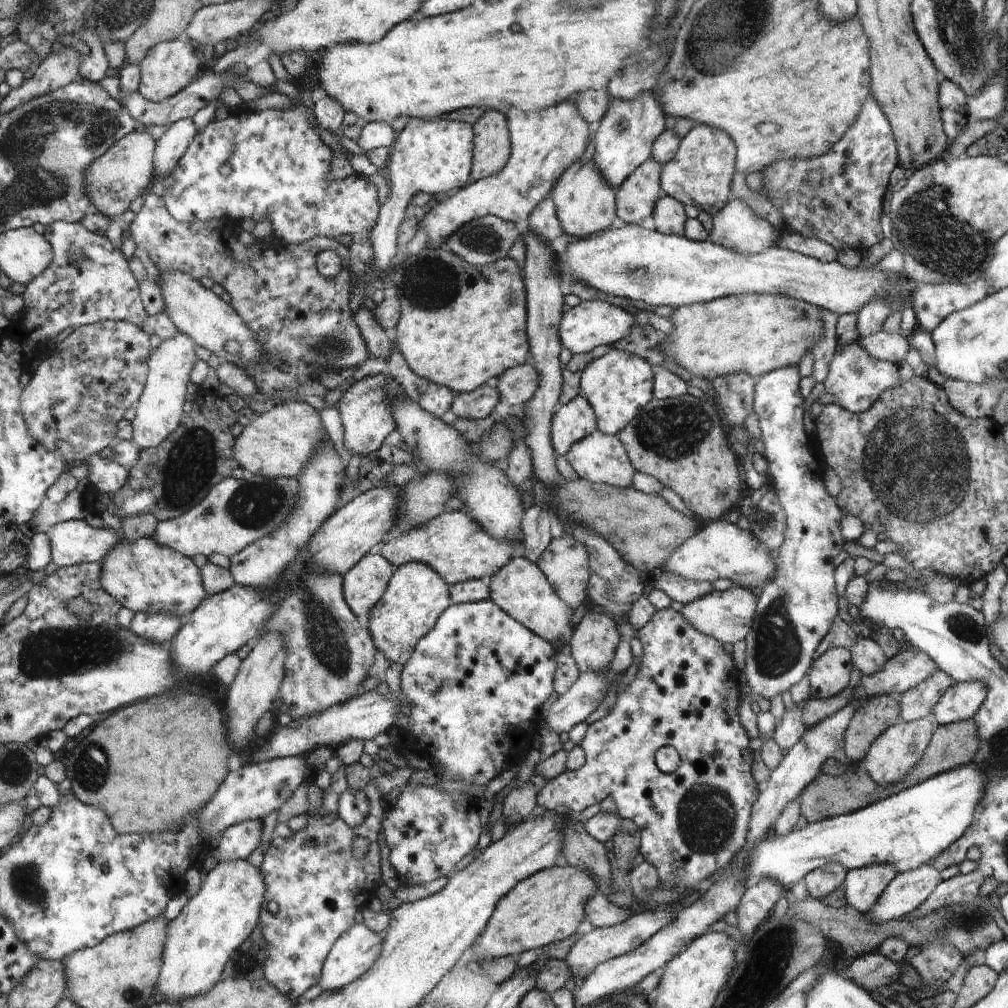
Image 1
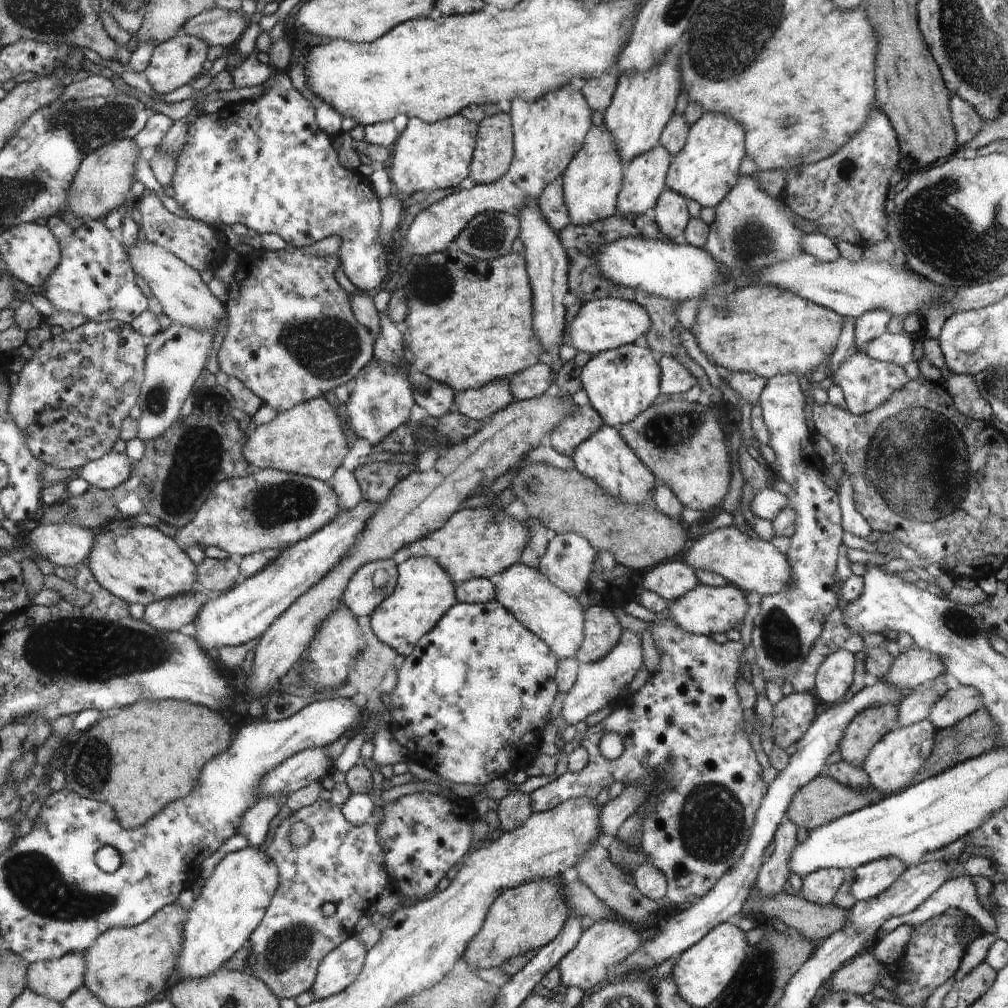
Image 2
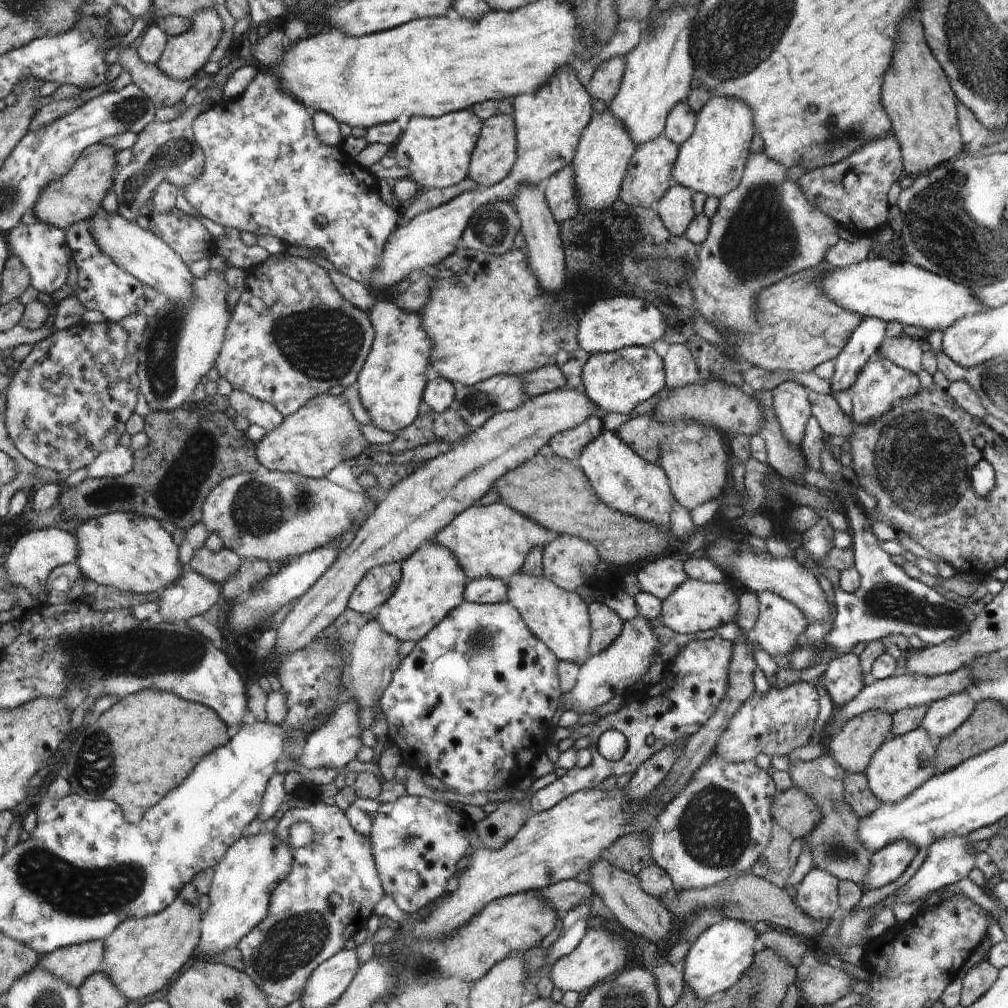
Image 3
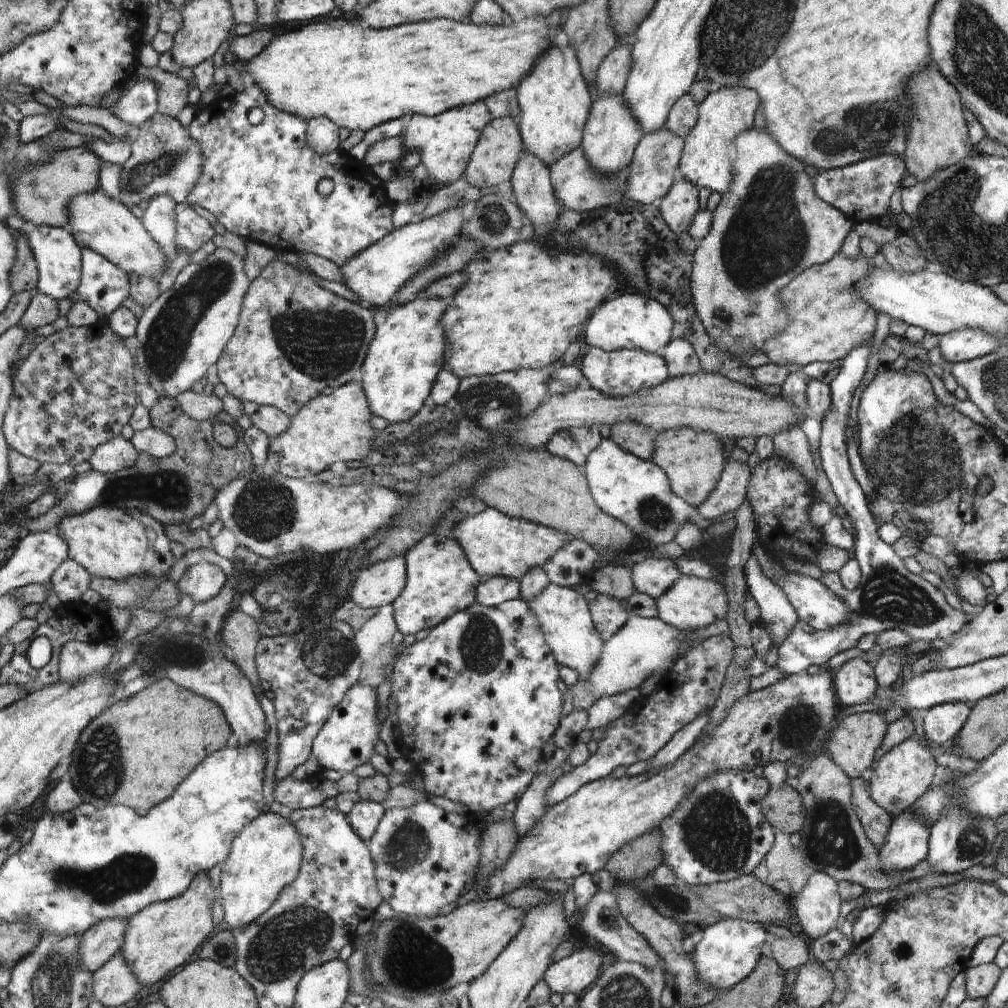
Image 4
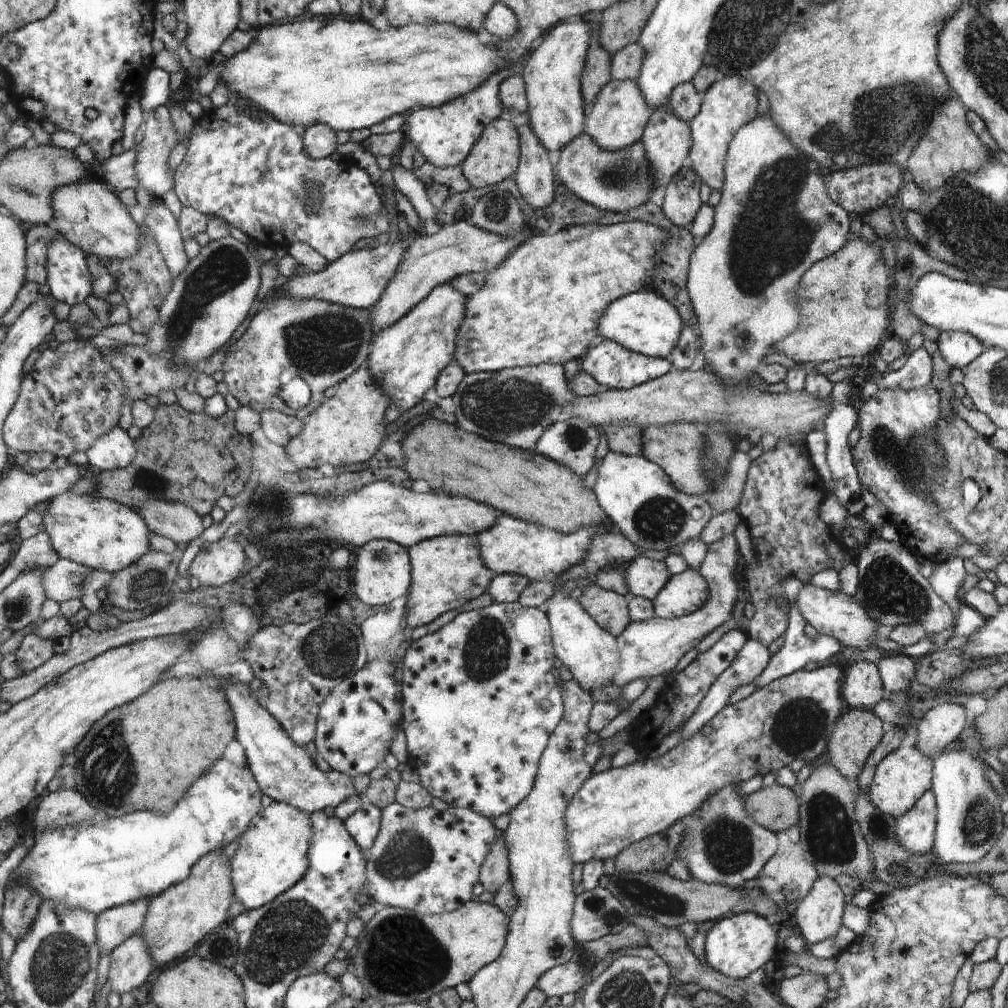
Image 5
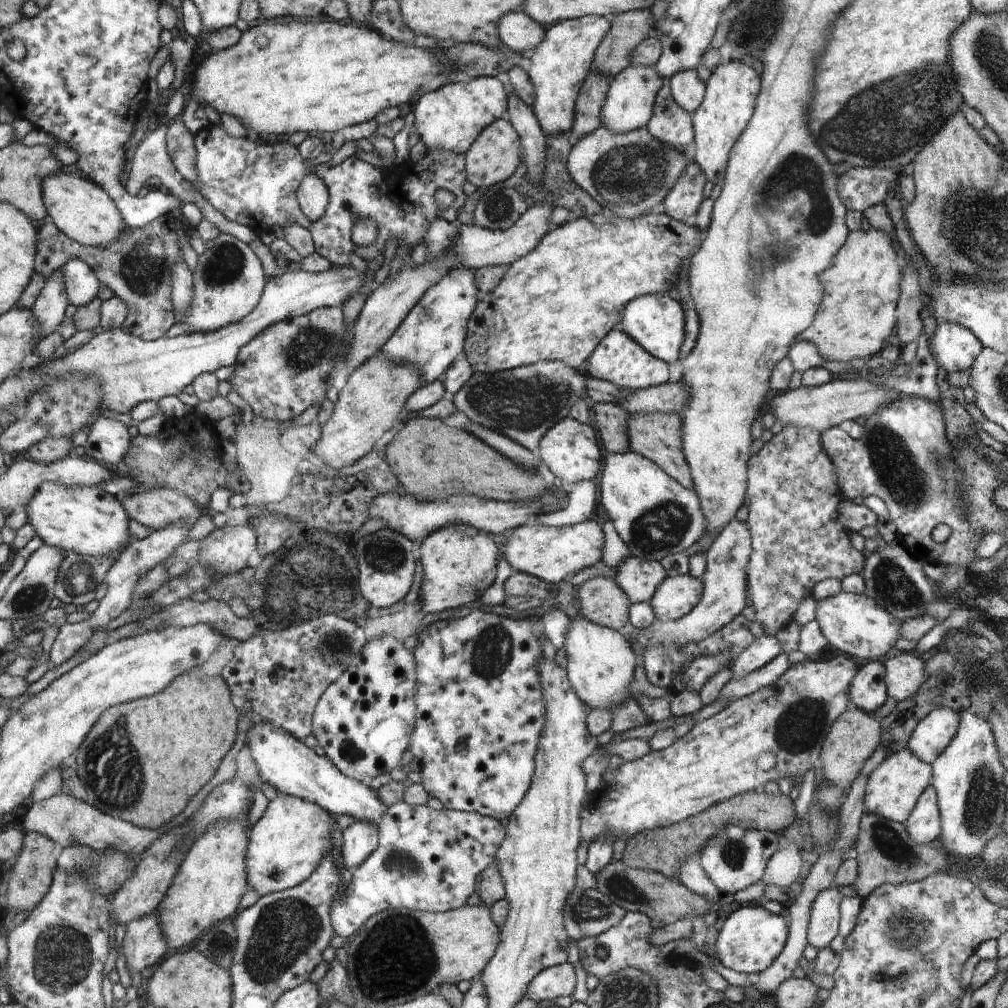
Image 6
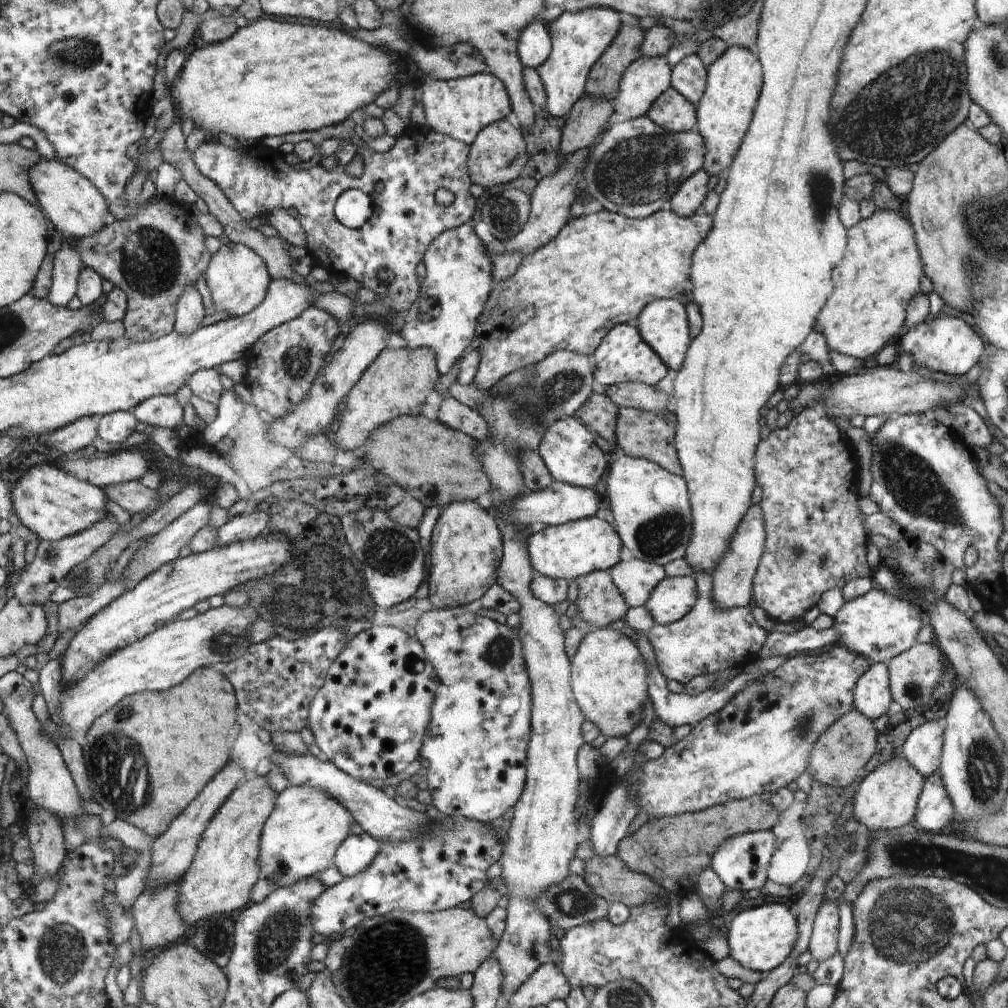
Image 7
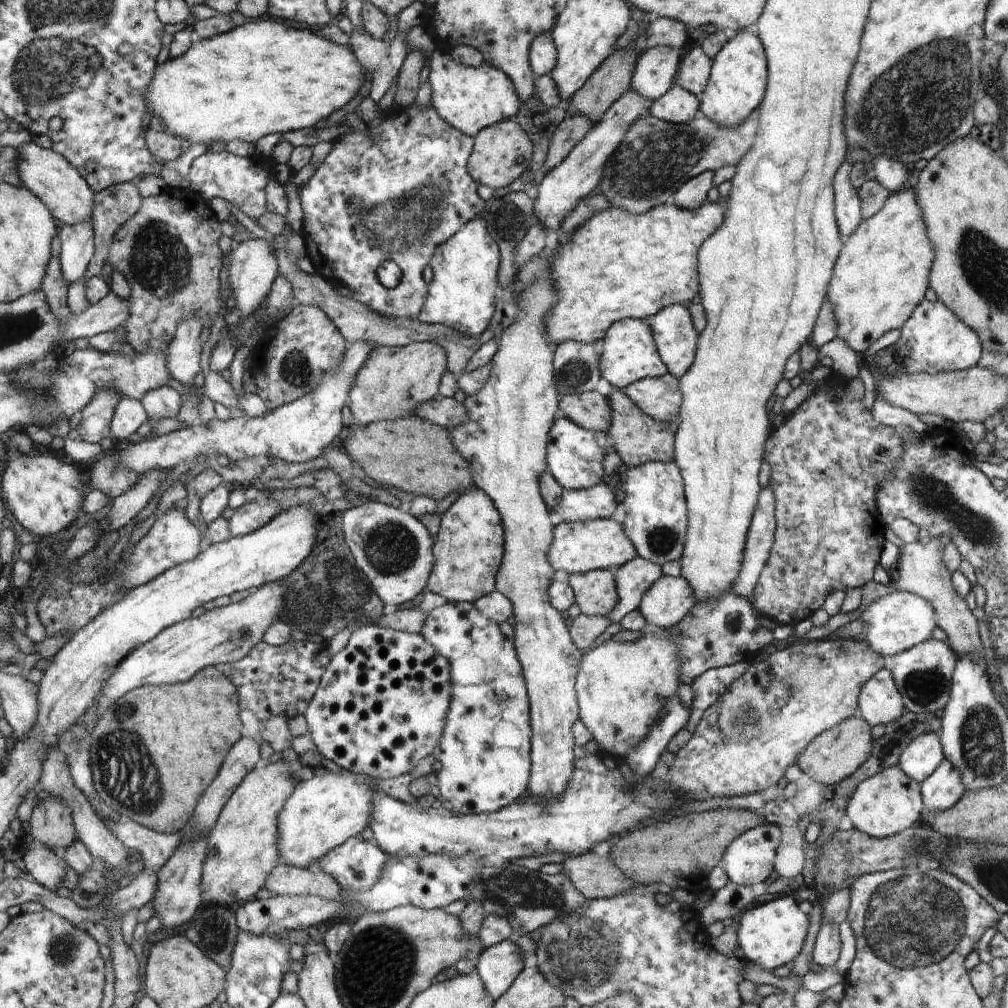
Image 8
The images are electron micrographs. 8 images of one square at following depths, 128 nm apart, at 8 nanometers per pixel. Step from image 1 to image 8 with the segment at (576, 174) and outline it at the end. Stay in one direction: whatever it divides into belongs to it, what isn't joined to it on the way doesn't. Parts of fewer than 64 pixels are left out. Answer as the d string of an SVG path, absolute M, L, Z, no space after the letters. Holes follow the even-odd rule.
M656 46L645 49L637 60L631 89L647 101L656 101L670 91L682 49Z

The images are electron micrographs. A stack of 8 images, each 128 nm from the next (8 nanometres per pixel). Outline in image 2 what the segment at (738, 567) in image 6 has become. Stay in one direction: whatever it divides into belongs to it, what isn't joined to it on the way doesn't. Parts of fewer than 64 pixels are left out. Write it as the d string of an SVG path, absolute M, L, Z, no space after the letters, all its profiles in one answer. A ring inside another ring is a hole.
M625 630L622 633L621 641L604 657L597 661L579 663L578 674L574 686L567 692L568 696L564 698L562 711L556 717L554 724L559 727L563 722L568 725L575 725L578 720L584 720L586 716L602 710L604 706L620 694L624 686L632 682L636 672L642 666L642 646L640 646L640 636L636 631Z

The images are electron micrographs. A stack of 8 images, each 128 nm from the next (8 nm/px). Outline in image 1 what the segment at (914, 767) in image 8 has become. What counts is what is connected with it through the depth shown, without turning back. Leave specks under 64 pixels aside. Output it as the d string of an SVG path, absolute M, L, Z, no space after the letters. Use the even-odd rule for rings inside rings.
M958 679L955 686L942 694L928 717L935 726L968 720L978 712L987 693L987 686L983 682Z

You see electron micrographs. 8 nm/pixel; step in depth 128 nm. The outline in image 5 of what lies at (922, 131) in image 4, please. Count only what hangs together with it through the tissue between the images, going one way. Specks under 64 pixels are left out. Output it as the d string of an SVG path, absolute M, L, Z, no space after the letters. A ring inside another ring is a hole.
M954 95L954 98L948 100L950 102L946 102L946 106L942 106L942 110L938 110L938 114L932 118L931 125L916 148L918 154L914 154L910 164L906 164L916 186L925 193L933 193L957 175L975 173L988 165L988 150L984 148L985 144L979 136L974 134L975 130L970 123L966 122L967 112L958 102L958 96Z

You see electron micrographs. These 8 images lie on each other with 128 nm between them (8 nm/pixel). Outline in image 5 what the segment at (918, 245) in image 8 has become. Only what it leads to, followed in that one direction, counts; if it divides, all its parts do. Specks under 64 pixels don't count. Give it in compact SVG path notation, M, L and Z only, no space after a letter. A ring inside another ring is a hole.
M861 237L846 241L844 248L829 257L818 261L804 274L801 294L803 320L796 332L780 341L778 352L790 357L796 363L823 363L840 357L853 357L860 360L866 354L874 352L882 342L886 332L890 312L888 312L888 286L890 286L890 270L886 268L878 242L869 243Z

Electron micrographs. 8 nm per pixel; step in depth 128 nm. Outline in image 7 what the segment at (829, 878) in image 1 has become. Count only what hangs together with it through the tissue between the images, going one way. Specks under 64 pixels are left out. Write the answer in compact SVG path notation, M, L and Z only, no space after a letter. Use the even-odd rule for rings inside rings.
M823 902L813 921L813 931L809 939L809 952L813 960L825 961L838 953L839 930L838 902Z

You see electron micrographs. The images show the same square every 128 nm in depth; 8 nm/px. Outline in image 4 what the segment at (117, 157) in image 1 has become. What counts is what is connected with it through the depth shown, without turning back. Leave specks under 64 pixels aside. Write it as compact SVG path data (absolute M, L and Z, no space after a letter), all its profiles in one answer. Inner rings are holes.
M86 144L81 147L60 149L49 161L34 165L17 174L15 182L16 213L24 218L28 225L41 227L70 227L71 216L69 206L71 200L84 193L97 192L102 188L102 160Z

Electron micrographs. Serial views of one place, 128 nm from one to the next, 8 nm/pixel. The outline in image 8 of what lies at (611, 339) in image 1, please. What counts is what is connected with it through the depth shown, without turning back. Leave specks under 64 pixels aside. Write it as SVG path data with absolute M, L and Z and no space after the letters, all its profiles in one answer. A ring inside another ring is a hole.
M670 304L647 321L669 374L681 378L694 363L700 335L684 305Z

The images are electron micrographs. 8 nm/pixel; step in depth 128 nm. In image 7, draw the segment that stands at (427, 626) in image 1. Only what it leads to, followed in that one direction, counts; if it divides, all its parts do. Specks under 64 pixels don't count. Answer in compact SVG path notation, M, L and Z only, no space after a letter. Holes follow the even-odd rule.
M466 500L444 507L433 529L431 547L428 586L433 608L464 609L464 604L484 597L500 576L502 536L494 516L480 502Z

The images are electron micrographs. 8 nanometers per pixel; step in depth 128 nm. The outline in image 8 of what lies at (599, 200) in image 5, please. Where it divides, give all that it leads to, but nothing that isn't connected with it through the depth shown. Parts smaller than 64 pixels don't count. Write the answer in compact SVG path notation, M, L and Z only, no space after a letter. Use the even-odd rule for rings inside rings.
M760 108L746 122L730 128L714 120L700 117L688 124L674 124L652 117L649 112L630 126L622 145L605 165L605 175L598 193L614 206L636 216L646 214L656 206L666 204L687 181L710 170L715 173L723 166L736 165L752 148L758 130Z

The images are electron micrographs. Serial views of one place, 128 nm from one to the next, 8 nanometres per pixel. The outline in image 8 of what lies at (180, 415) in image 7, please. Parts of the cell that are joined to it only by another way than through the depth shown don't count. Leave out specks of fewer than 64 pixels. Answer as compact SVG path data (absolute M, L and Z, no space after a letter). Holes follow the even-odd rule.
M172 386L152 390L150 394L146 394L143 402L150 418L158 418L158 420L178 419L182 412L182 406L184 406L182 394Z

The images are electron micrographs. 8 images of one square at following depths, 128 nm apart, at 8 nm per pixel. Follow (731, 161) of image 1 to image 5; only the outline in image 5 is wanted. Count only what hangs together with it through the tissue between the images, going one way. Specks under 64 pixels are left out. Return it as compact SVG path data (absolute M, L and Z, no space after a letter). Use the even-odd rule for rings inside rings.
M738 75L723 76L703 95L698 114L689 122L692 130L693 146L688 156L688 165L700 176L704 184L712 190L721 190L724 184L727 150L732 137L742 126L754 120L758 103L763 100L758 86Z

